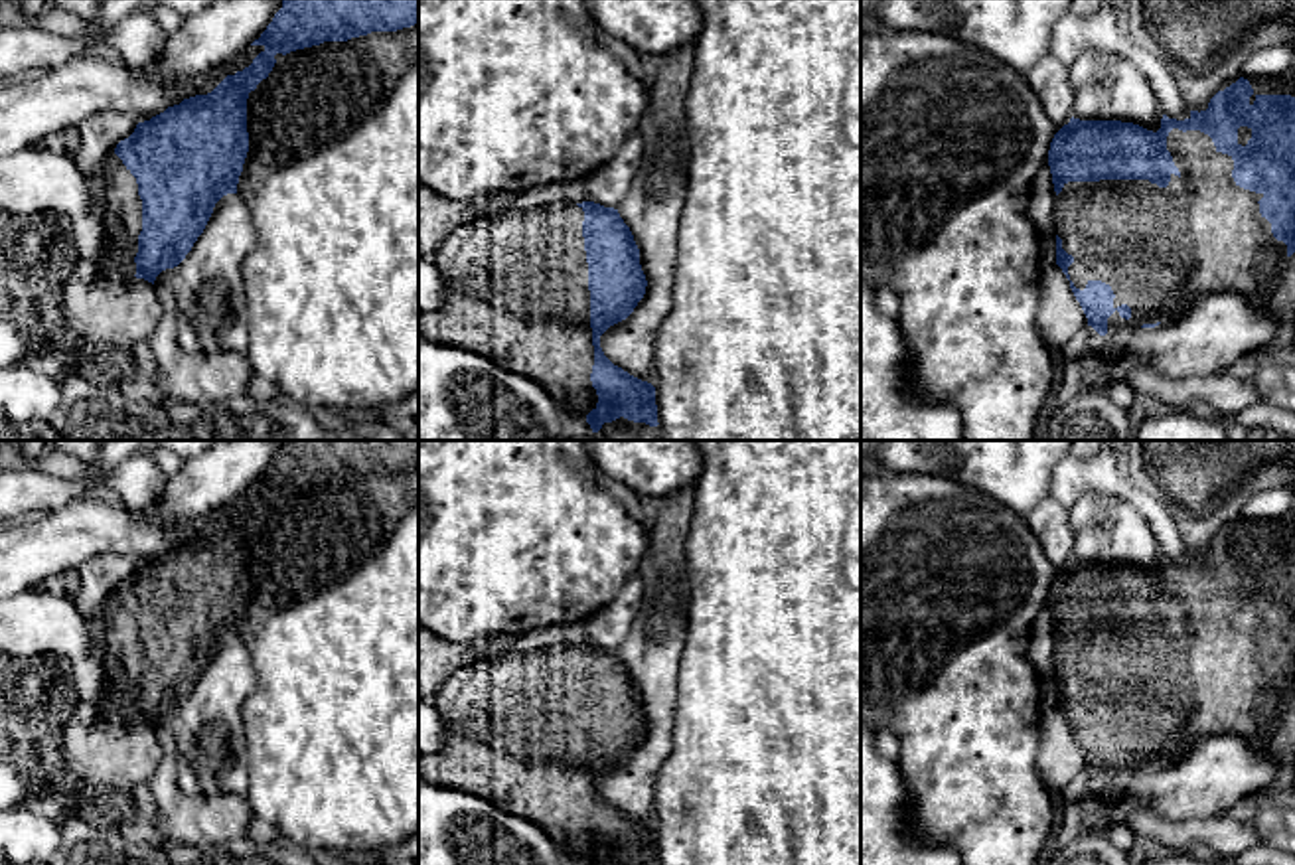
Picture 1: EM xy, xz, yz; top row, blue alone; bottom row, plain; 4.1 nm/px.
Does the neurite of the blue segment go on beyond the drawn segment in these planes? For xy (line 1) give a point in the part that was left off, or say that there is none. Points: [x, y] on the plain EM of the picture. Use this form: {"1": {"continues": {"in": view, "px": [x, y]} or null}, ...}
{"1": {"continues": {"in": "xy", "px": [115, 634]}}}

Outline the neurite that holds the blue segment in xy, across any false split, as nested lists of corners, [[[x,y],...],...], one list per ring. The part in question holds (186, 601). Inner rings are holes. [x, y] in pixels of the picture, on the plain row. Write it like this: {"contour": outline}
{"contour": [[[282,440],[282,450],[251,488],[265,492],[249,510],[227,517],[211,535],[184,541],[150,563],[138,565],[134,575],[120,583],[101,606],[97,620],[87,626],[95,648],[101,652],[107,685],[99,701],[101,713],[113,723],[144,721],[154,727],[156,719],[178,709],[203,675],[215,646],[237,636],[239,618],[249,594],[247,541],[268,519],[276,496],[320,488],[324,484],[347,484],[371,474],[397,474],[419,464],[419,440]]]}

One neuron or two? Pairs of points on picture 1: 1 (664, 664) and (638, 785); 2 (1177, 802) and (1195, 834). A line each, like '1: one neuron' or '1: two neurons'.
1: one neuron
2: two neurons

